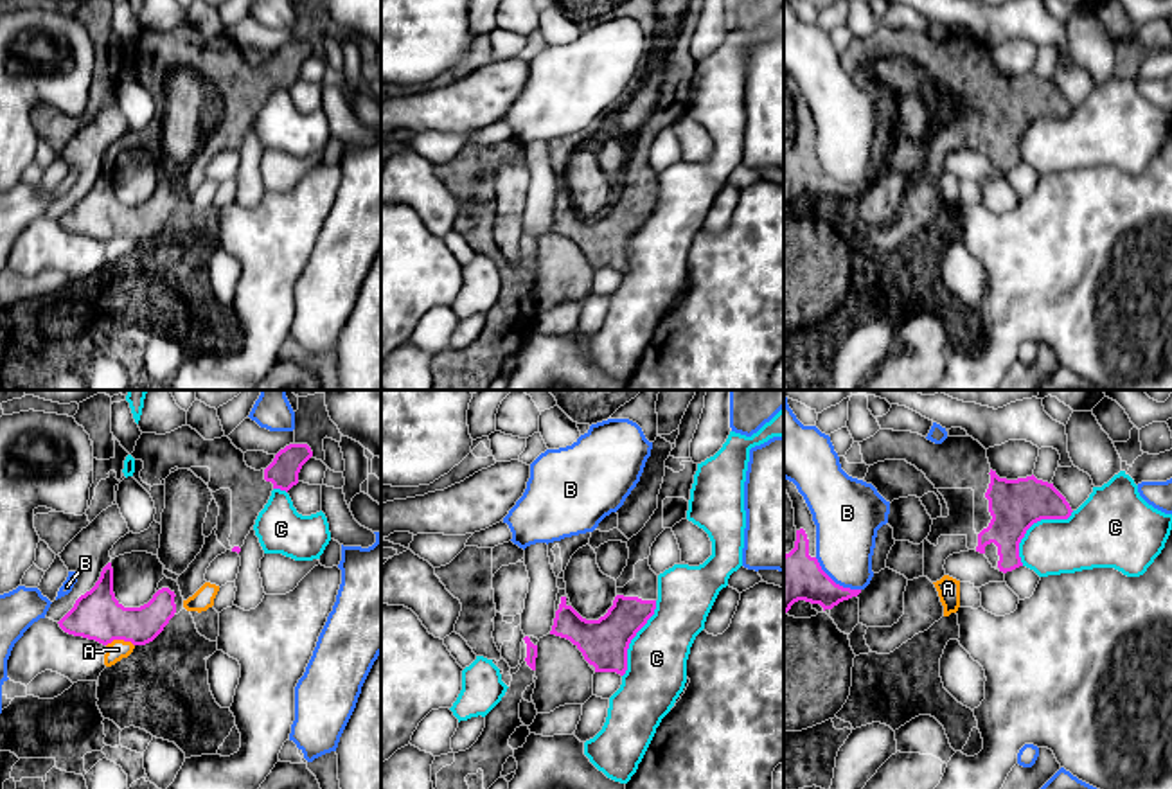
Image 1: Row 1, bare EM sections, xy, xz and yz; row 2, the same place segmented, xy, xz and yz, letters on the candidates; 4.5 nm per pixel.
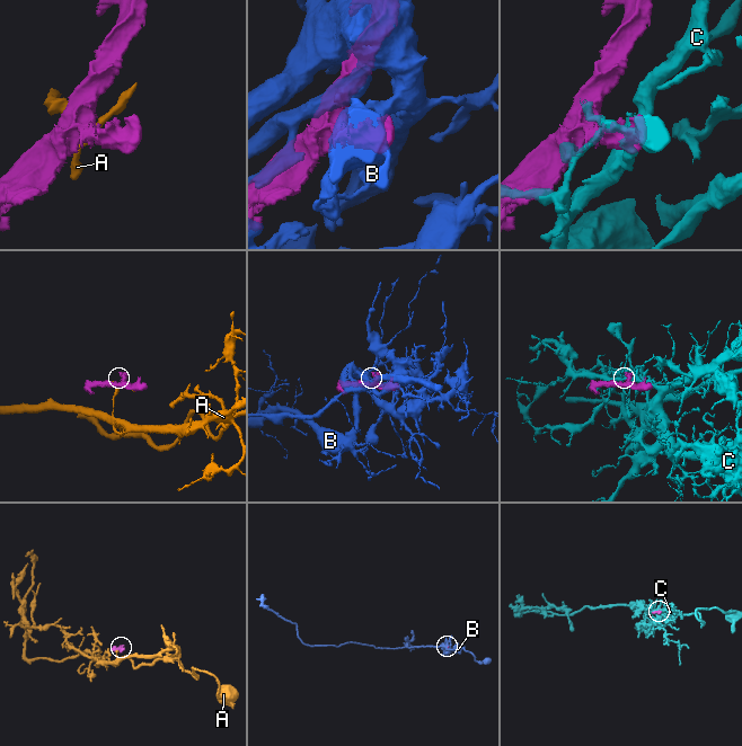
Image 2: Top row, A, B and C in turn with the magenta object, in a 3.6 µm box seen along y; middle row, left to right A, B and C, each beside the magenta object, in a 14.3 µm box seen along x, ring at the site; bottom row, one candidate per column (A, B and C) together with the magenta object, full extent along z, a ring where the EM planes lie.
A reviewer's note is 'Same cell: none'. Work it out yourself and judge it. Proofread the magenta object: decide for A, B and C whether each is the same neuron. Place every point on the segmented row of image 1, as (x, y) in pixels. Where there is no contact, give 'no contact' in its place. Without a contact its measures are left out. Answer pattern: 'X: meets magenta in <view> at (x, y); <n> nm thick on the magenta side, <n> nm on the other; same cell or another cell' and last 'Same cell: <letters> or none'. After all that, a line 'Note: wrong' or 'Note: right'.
A: meets magenta in xy at (119, 638); 220 nm thick on the magenta side, 90 nm on the other; another cell
B: meets magenta in yz at (834, 583); 220 nm thick on the magenta side, 280 nm on the other; another cell
C: meets magenta in yz at (1032, 523); 220 nm thick on the magenta side, 260 nm on the other; another cell
Same cell: none
Note: right

